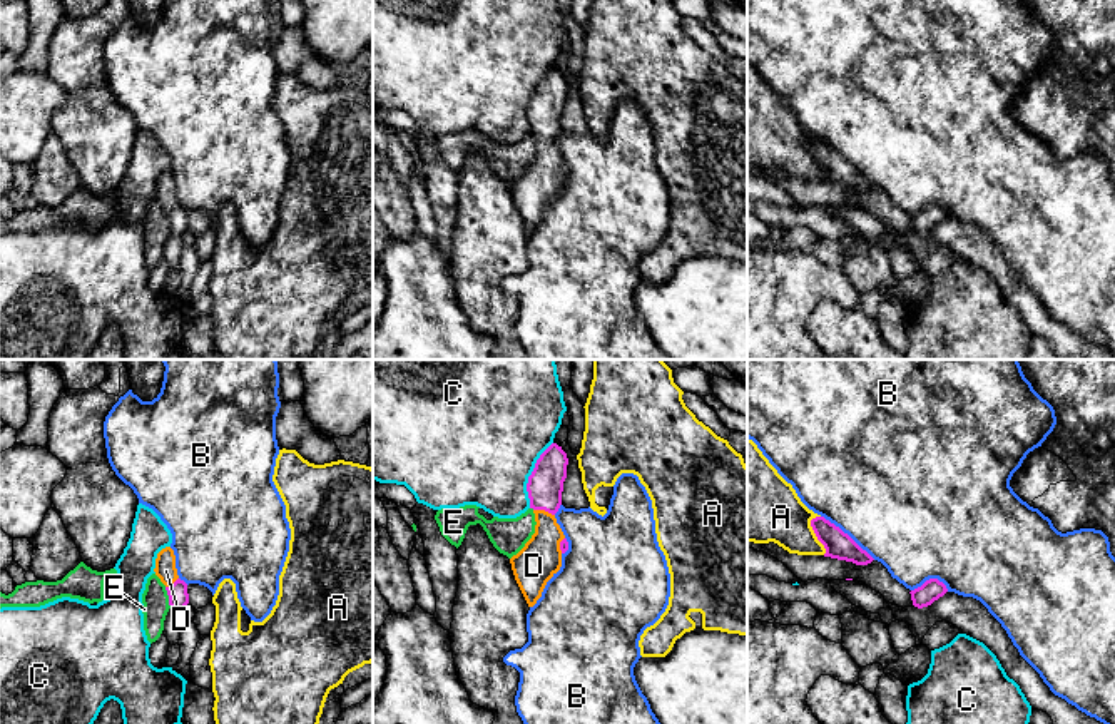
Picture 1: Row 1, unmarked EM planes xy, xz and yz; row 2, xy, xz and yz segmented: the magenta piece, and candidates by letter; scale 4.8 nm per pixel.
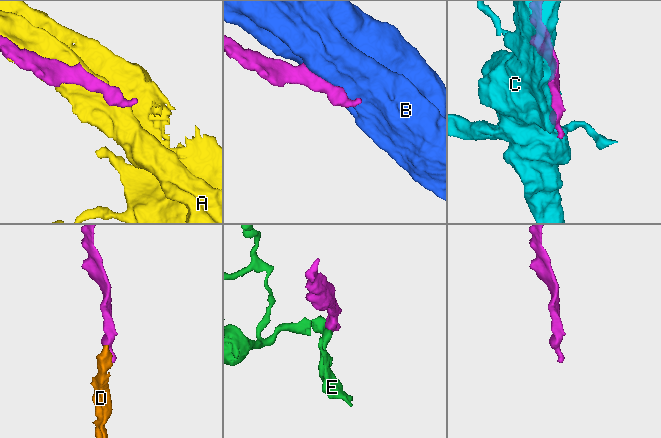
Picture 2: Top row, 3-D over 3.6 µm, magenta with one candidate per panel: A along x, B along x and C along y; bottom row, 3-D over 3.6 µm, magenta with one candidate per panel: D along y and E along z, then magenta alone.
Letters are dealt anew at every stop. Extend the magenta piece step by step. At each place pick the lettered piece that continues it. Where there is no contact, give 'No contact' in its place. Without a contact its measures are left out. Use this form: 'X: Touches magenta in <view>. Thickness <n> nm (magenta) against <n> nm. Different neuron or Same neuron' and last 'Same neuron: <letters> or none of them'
A: Touches magenta in yz. Thickness 130 nm (magenta) against 300 nm. Different neuron
B: Touches magenta in yz. Thickness 130 nm (magenta) against 500 nm. Different neuron
C: Touches magenta in xz. Thickness 170 nm (magenta) against 500 nm. Different neuron
D: Touches magenta in xz. Thickness 170 nm (magenta) against 200 nm. Same neuron
E: Touches magenta in xy. Thickness 100 nm (magenta) against 130 nm. Different neuron
Same neuron: D

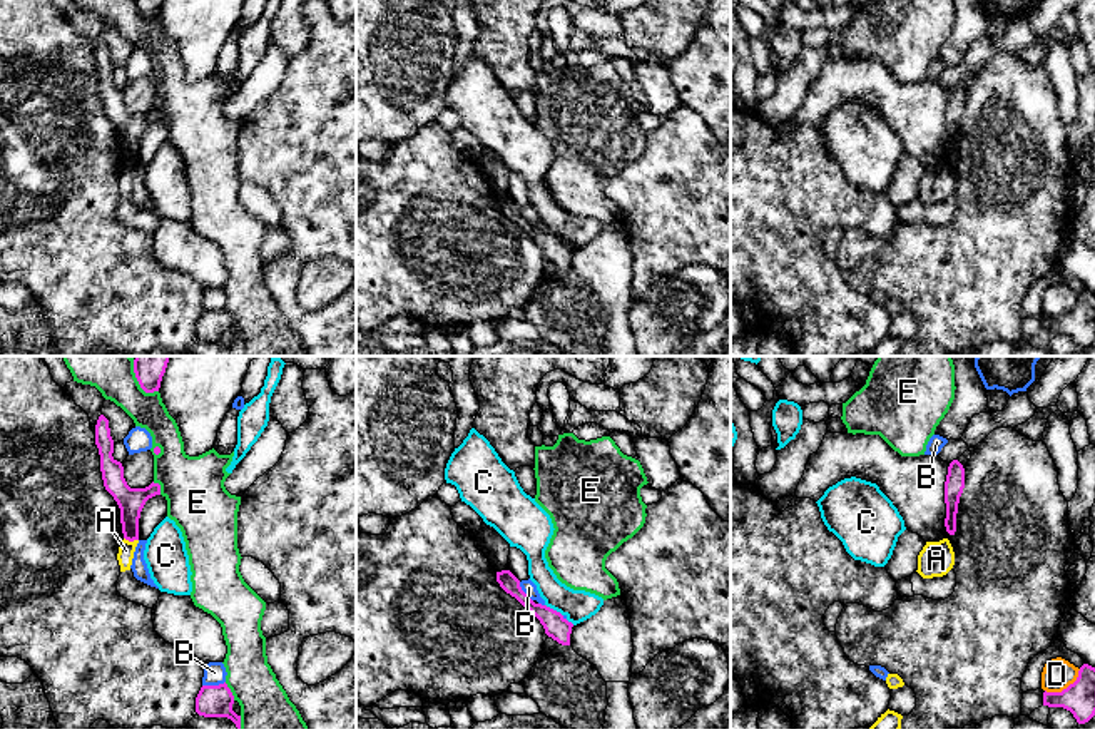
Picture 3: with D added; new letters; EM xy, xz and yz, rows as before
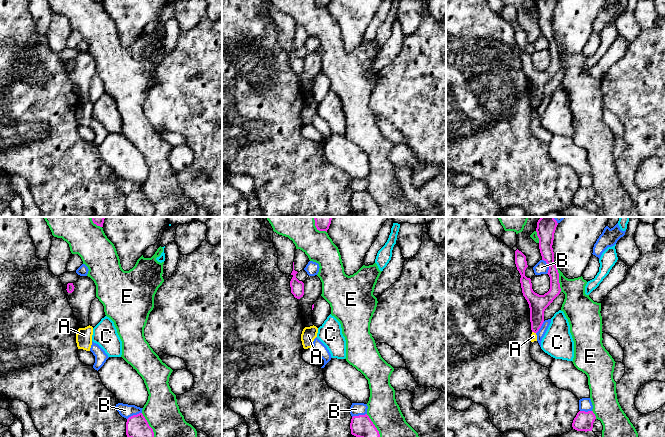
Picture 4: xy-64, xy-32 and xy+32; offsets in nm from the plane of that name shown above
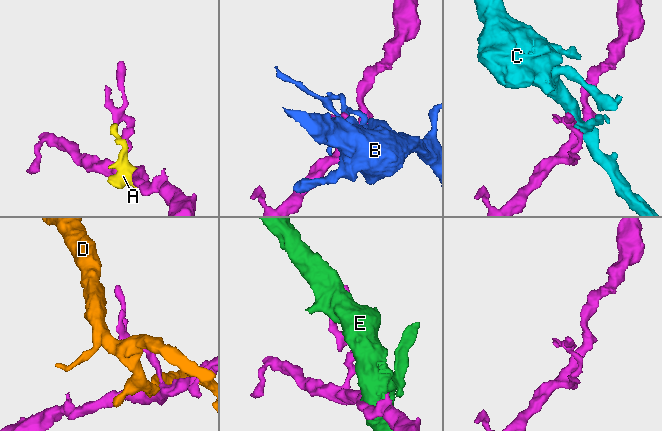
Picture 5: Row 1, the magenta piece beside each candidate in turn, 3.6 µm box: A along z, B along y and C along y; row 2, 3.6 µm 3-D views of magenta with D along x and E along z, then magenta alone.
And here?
A: Touches magenta in xy. Thickness 130 nm (magenta) against 80 nm. Different neuron
B: Touches magenta in xy. Thickness 160 nm (magenta) against 110 nm. Different neuron
C: Touches magenta in xz. Thickness 120 nm (magenta) against 150 nm. Different neuron
D: Touches magenta in yz. Thickness 160 nm (magenta) against 150 nm. Different neuron
E: Touches magenta in xy. Thickness 90 nm (magenta) against 160 nm. Different neuron
Same neuron: none of them

